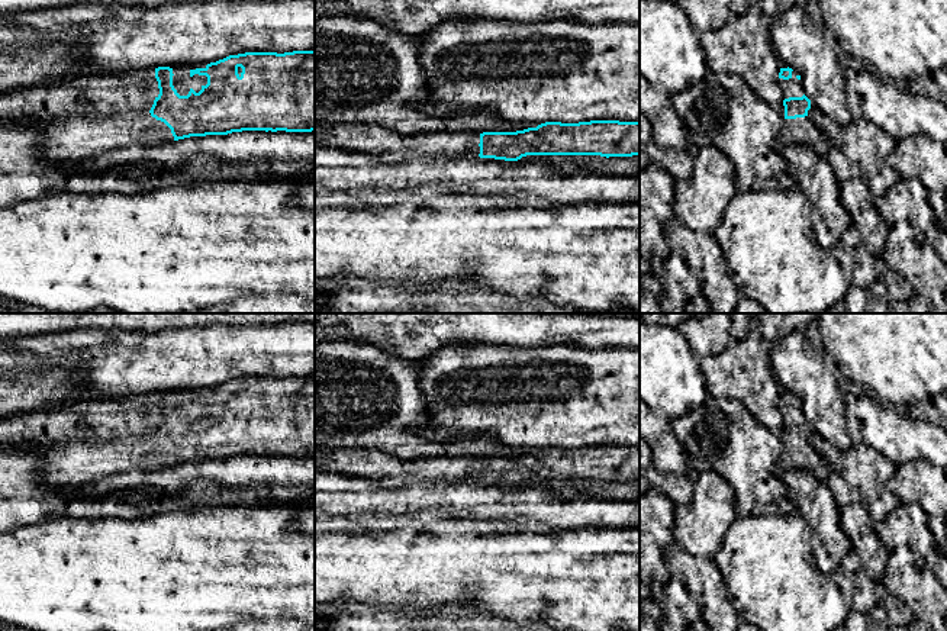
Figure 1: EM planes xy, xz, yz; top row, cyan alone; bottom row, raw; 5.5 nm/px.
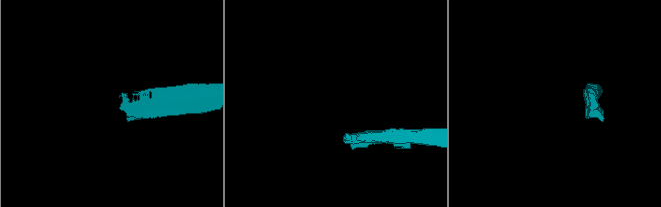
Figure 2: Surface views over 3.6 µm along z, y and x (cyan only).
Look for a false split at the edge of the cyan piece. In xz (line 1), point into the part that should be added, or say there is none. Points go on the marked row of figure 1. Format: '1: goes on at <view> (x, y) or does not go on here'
1: goes on at xz (389, 145)

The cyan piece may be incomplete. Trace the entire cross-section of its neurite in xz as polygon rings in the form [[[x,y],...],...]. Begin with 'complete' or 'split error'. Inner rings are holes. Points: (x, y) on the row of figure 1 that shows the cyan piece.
split error; [[[545,122],[516,132],[425,131],[402,135],[374,125],[315,126],[315,148],[371,154],[383,161],[410,157],[480,157],[518,161],[526,155],[640,155],[640,122]]]

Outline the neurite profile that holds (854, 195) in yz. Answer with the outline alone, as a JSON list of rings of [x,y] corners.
[[[857,177],[840,184],[840,200],[851,216],[866,248],[873,255],[882,257],[889,225],[874,207],[867,186]]]

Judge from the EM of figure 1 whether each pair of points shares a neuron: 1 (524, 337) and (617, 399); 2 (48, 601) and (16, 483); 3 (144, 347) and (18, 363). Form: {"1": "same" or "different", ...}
{"1": "different", "2": "different", "3": "same"}

